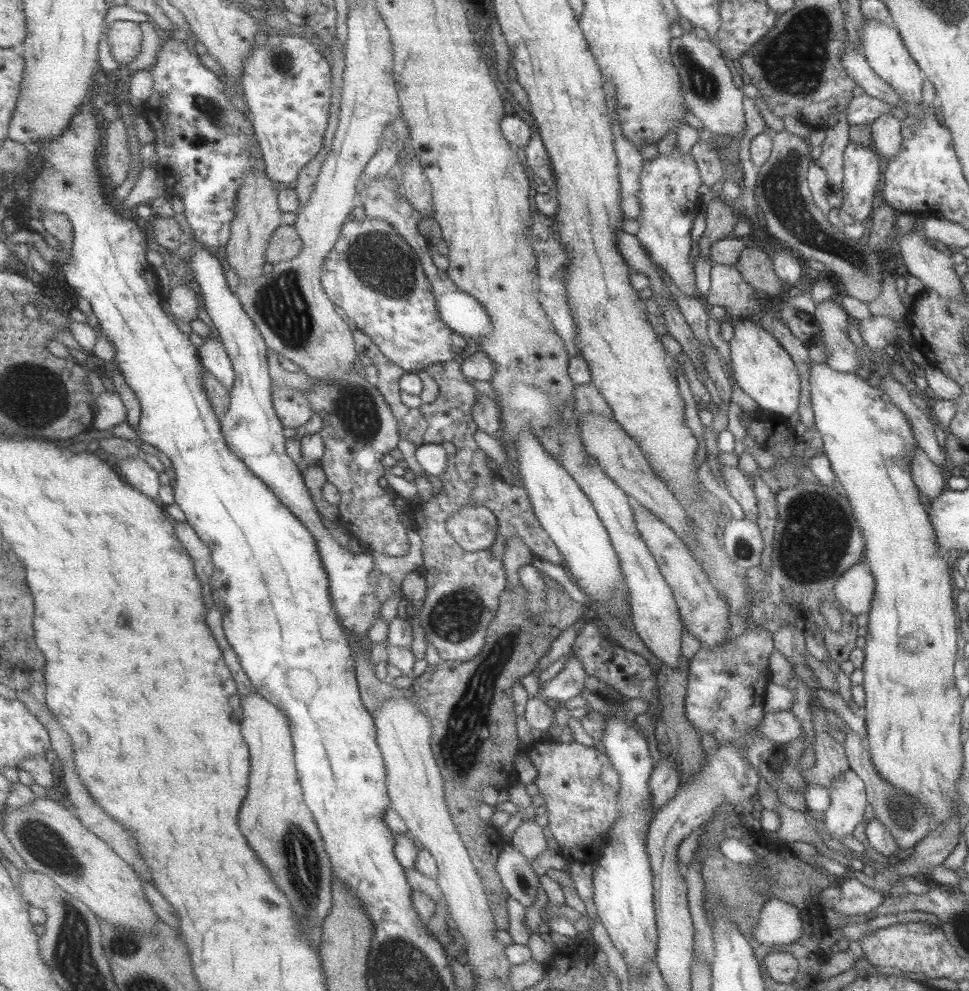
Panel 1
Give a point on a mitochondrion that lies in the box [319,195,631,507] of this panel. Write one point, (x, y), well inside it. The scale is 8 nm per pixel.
(379, 261)

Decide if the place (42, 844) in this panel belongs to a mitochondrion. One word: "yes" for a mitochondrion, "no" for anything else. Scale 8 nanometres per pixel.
yes

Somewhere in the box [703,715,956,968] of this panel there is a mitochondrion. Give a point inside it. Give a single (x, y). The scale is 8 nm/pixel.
(905, 814)

